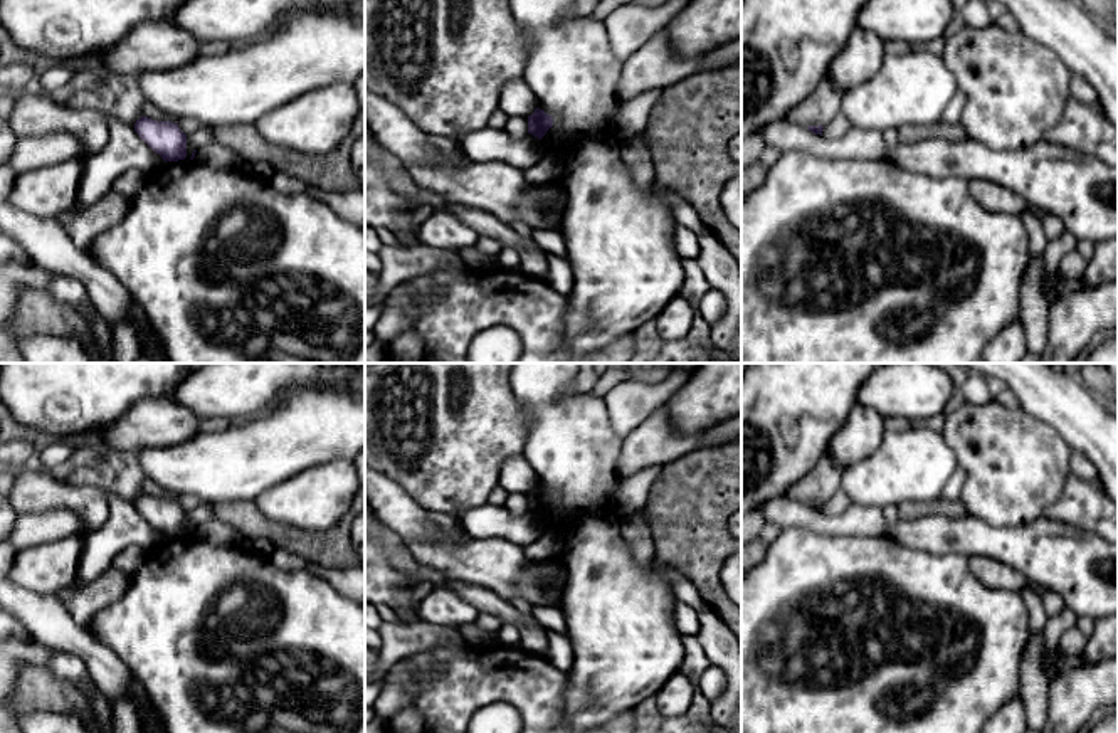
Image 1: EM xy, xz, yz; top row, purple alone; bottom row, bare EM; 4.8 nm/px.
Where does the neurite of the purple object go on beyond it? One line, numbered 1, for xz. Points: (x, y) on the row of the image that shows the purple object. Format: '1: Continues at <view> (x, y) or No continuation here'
1: No continuation here

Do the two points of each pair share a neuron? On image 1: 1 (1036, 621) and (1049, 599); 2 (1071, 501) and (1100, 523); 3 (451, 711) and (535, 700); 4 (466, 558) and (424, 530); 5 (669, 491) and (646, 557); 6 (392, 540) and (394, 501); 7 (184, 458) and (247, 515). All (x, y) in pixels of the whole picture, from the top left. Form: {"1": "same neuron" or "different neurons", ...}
{"1": "different neurons", "2": "same neuron", "3": "same neuron", "4": "different neurons", "5": "different neurons", "6": "different neurons", "7": "different neurons"}

